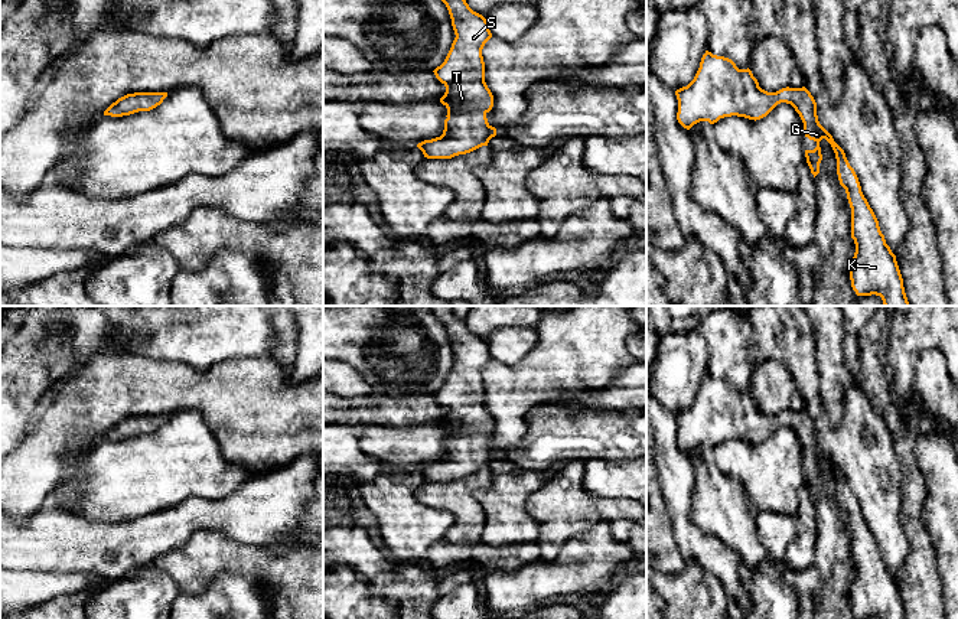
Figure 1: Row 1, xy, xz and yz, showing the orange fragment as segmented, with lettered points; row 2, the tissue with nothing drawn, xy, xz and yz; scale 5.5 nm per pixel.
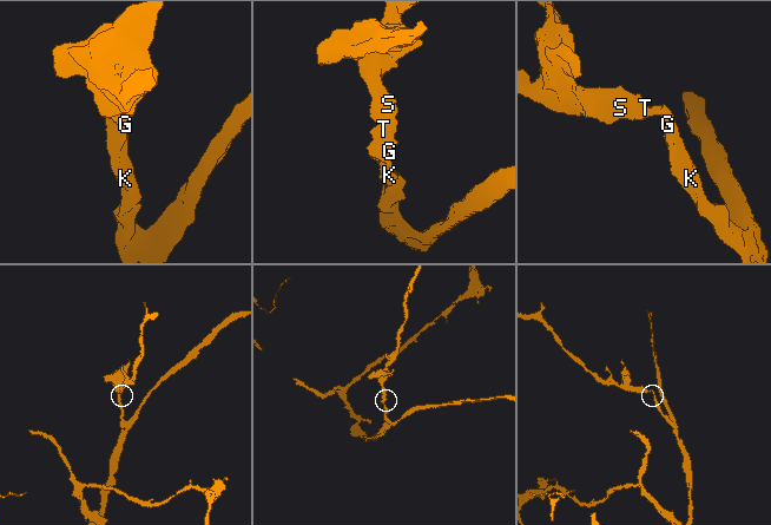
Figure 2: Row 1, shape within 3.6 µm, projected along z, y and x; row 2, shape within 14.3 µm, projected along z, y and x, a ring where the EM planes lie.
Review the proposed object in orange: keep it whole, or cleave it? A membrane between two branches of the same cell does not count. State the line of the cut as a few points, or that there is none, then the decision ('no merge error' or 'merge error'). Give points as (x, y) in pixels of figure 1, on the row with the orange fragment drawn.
no cut; no merge error

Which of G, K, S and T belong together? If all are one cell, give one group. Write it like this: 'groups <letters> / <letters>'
groups G K S T

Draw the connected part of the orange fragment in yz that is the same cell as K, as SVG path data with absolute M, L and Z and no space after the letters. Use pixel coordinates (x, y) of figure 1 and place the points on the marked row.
M706 51L694 79L677 89L675 95L677 120L687 130L700 121L714 124L731 115L756 121L766 117L778 104L791 104L804 123L805 137L817 143L814 150L805 150L814 177L819 173L822 160L819 141L825 139L835 153L838 180L845 189L851 208L851 238L856 244L850 263L853 290L857 296L880 296L884 306L910 306L896 255L886 244L879 221L861 192L858 177L844 150L819 124L817 102L805 87L786 87L768 92L759 87L749 68L739 69L731 59Z

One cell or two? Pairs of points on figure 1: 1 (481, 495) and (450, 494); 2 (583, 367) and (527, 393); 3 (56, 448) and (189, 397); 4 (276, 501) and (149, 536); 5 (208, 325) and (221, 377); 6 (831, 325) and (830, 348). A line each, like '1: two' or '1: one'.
1: two
2: one
3: one
4: one
5: two
6: one

